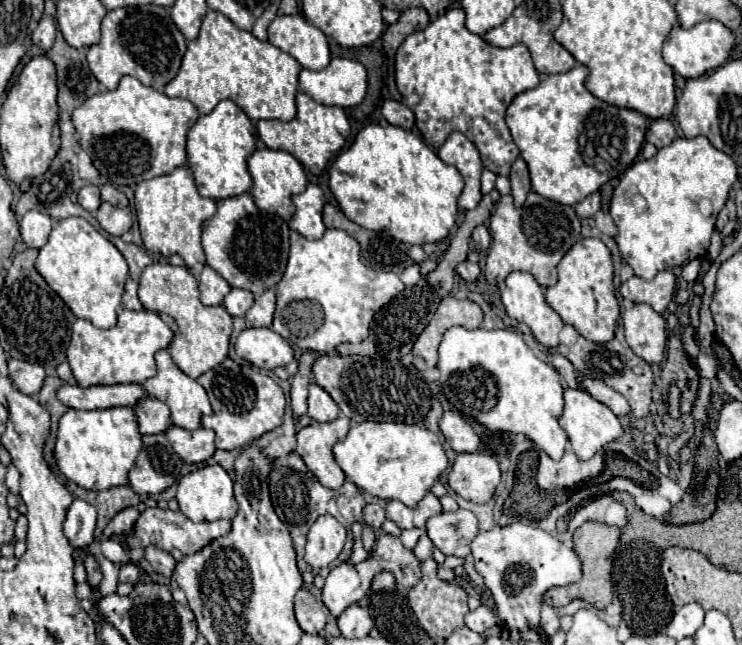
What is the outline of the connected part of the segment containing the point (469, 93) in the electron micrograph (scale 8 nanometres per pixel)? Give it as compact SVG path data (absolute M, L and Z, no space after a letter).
M455 7L429 23L427 29L415 31L415 35L409 35L401 43L395 55L395 79L403 103L413 109L417 127L429 147L439 149L449 133L461 131L479 149L485 169L493 171L495 175L509 175L513 161L519 157L519 147L515 145L509 127L505 125L505 111L519 93L539 85L539 75L525 45L513 45L509 49L489 45L483 37L465 29L465 11Z

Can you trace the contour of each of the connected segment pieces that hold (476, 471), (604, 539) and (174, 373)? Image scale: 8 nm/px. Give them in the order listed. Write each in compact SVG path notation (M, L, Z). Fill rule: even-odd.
M461 453L449 473L449 487L471 503L487 503L501 481L499 463L491 455Z
M597 521L583 523L573 535L575 551L577 551L577 555L579 555L579 559L583 563L583 577L581 577L581 581L577 581L573 585L549 589L545 593L545 597L543 597L545 603L549 603L549 605L559 609L559 607L565 607L567 603L571 603L573 599L583 599L583 601L591 603L597 609L607 609L611 605L611 599L613 599L613 581L611 581L613 559L611 559L611 555L617 549L619 537L621 537L619 527L611 527L611 525L605 525L605 523L597 523Z
M163 349L163 351L157 351L155 353L155 361L157 361L157 375L147 379L143 383L143 387L147 389L147 393L151 397L157 397L159 401L165 401L171 409L171 419L173 419L173 425L177 427L183 427L183 429L195 429L195 427L201 427L201 417L203 415L211 415L211 403L207 399L207 393L205 389L195 381L191 379L189 375L185 375L171 359L169 351Z

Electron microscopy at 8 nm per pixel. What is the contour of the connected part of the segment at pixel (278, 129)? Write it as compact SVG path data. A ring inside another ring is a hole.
M297 95L297 117L293 121L257 121L257 133L269 149L283 149L295 155L295 159L313 175L319 175L327 163L343 149L351 135L351 127L343 107L327 107L313 101L309 95Z

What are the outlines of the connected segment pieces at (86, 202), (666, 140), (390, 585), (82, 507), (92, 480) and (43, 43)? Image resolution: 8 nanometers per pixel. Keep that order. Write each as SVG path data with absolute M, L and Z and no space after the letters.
M85 185L79 193L77 193L77 201L83 209L95 213L101 205L101 195L99 195L99 187L95 185Z
M655 119L655 121L651 121L651 127L649 127L645 139L649 143L653 143L657 149L667 147L675 139L675 127L669 119Z
M382 571L373 579L371 589L374 592L392 591L395 588L394 575L388 571Z
M75 499L69 505L65 519L65 537L73 547L87 547L93 541L95 515L95 509L83 499Z
M111 407L111 409L95 409L95 411L79 411L69 409L59 421L59 433L55 443L55 459L61 473L77 483L83 489L91 491L105 491L107 487L127 485L127 471L135 467L135 459L141 447L141 433L139 423L135 423L135 411L131 407Z
M45 15L45 17L39 21L37 29L33 31L33 43L39 45L43 51L49 51L51 45L53 45L53 41L55 41L55 33L57 33L55 19L49 17L49 15Z

